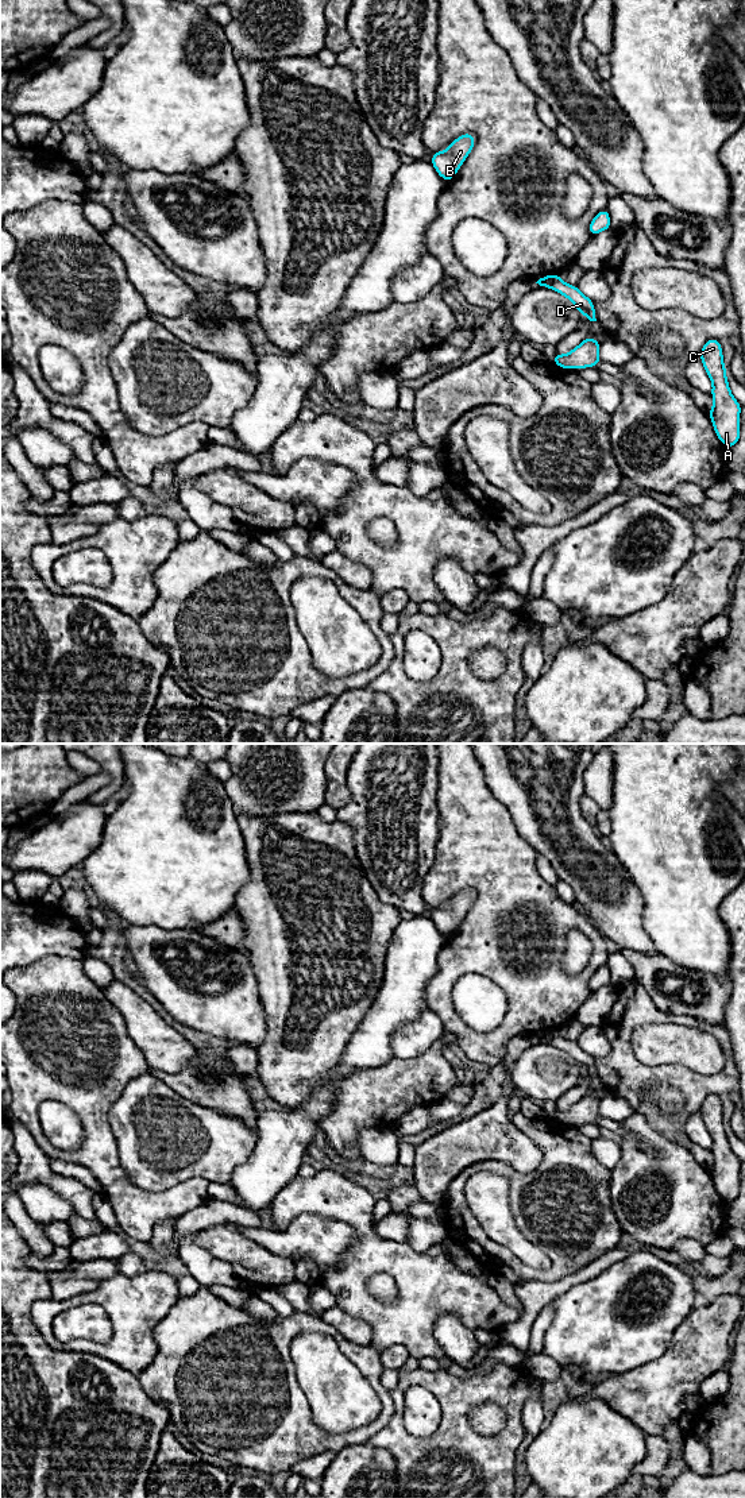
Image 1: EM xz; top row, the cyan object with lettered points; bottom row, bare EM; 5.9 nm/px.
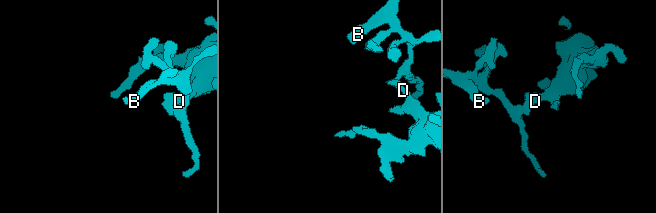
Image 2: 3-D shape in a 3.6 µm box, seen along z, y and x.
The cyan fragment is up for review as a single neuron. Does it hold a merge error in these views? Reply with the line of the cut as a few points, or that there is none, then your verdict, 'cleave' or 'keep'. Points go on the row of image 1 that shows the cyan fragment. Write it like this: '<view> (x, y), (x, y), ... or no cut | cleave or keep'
xz (556, 274), (549, 286) | cleave

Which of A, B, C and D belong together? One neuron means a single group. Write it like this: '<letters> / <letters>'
A C D / B

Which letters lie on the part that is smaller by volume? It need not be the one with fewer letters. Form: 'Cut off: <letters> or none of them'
Cut off: B

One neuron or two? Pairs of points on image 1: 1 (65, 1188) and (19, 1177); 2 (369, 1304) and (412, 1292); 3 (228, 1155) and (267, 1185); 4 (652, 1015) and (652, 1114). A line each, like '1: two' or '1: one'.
1: one
2: one
3: two
4: one

